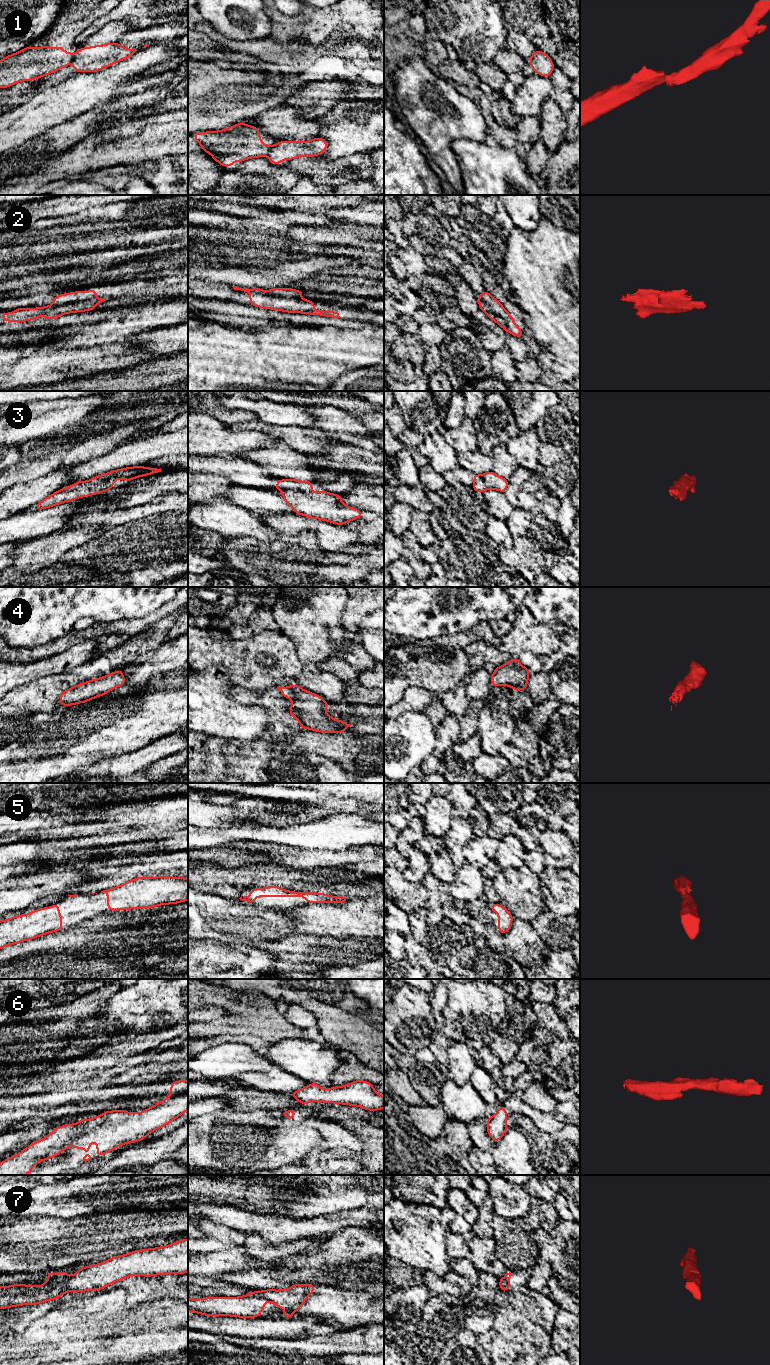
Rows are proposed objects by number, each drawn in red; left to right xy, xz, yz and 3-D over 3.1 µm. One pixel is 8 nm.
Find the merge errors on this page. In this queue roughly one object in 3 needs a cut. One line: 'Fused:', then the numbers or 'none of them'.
Fused: 1

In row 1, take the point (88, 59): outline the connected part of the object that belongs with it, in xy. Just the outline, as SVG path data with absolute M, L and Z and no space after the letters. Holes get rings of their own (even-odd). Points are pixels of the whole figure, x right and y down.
M117 42L80 48L73 60L75 72L96 72L131 57L137 50L120 46Z

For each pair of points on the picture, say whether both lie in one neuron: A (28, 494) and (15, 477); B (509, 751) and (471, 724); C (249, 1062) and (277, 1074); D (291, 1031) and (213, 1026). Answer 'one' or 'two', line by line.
A: two
B: two
C: two
D: one

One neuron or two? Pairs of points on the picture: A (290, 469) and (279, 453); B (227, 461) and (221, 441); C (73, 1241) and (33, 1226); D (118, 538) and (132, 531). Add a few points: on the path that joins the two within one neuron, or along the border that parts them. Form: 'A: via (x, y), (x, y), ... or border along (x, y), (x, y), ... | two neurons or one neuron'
A: via (290, 465), (283, 457) | one neuron
B: border along (221, 455), (230, 456) | two neurons
C: via (62, 1244), (47, 1244), (40, 1237) | one neuron
D: via (121, 538), (125, 538), (129, 534) | one neuron

